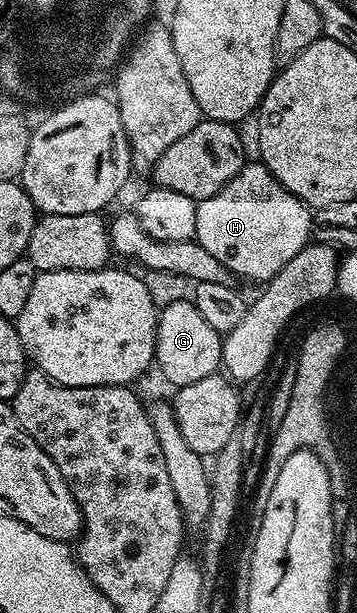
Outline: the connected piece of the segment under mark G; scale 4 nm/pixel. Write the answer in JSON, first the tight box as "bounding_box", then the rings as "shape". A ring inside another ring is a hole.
{"bounding_box":[155,298,223,388],"shape":[[[182,298],[158,311],[159,323],[155,329],[155,360],[163,378],[178,388],[197,384],[205,376],[216,373],[223,360],[223,338],[197,312],[194,301]]]}

